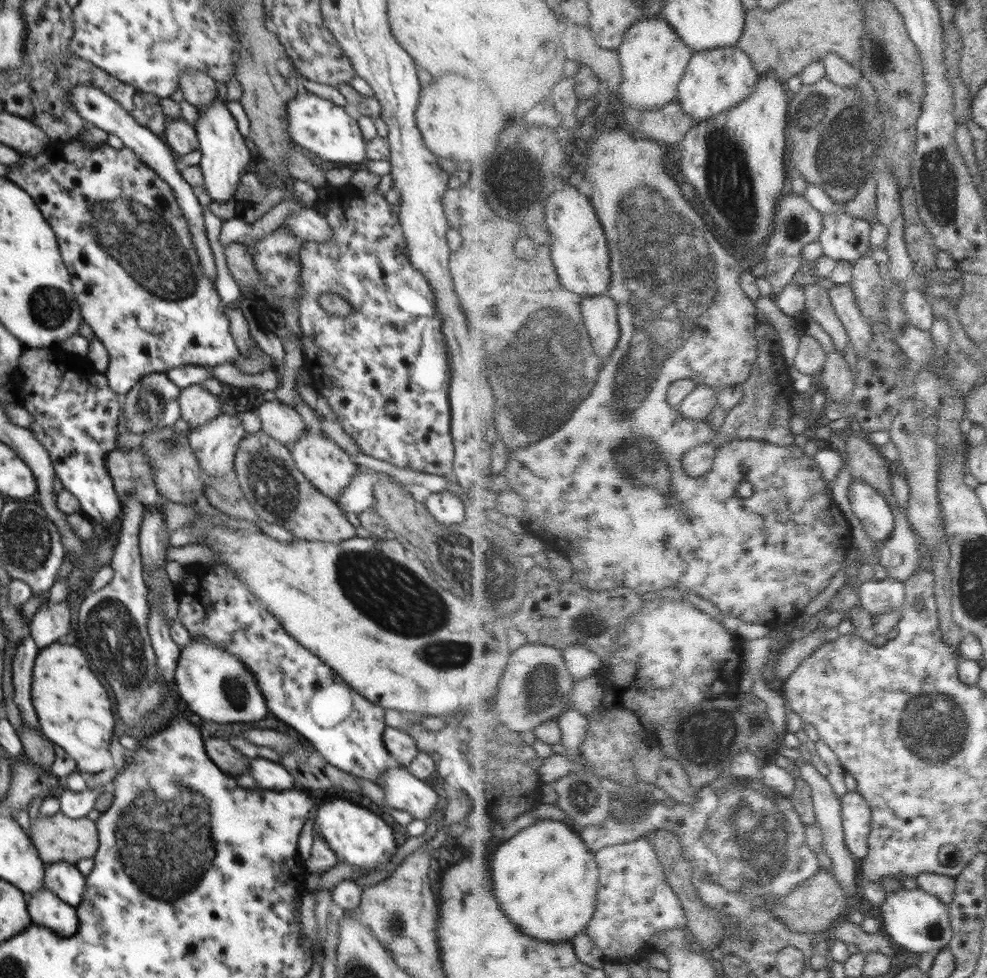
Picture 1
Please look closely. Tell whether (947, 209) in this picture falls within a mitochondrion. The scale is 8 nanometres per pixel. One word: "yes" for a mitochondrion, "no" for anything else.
yes

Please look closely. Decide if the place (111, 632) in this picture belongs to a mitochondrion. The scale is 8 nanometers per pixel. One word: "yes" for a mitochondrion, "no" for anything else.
yes

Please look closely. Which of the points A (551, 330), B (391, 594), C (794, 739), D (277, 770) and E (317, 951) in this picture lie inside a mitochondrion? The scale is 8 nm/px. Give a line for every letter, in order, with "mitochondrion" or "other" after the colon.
A: mitochondrion
B: mitochondrion
C: other
D: other
E: other

